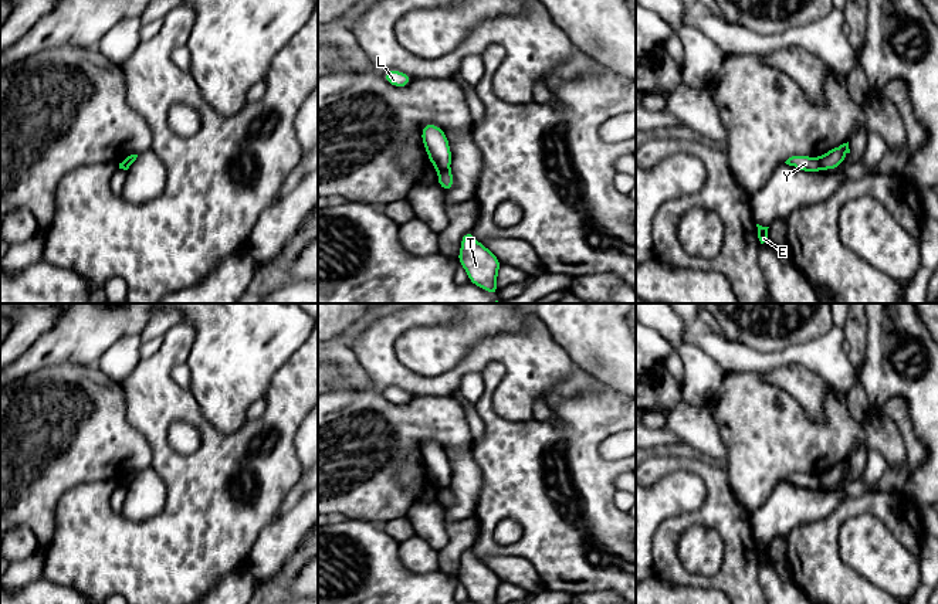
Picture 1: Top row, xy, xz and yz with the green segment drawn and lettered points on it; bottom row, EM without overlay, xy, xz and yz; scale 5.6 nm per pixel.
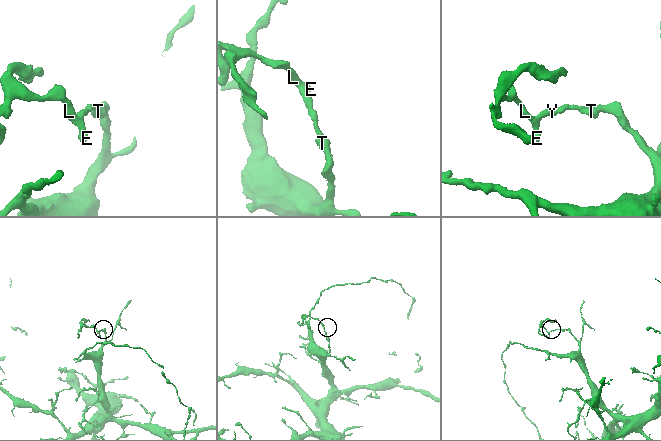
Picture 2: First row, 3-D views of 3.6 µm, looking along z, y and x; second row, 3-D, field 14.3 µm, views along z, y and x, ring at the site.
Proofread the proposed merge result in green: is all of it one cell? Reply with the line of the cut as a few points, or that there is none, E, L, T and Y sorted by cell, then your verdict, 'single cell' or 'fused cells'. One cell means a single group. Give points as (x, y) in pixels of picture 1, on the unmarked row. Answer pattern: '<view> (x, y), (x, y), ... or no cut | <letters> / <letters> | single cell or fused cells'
xz (447, 487), (439, 489) | E L Y / T | fused cells

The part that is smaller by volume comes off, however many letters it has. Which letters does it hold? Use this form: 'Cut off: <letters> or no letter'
Cut off: E, L, Y

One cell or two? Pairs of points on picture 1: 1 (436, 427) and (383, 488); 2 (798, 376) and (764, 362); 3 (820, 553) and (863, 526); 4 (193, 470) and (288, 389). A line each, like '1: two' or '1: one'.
1: one
2: two
3: two
4: one

